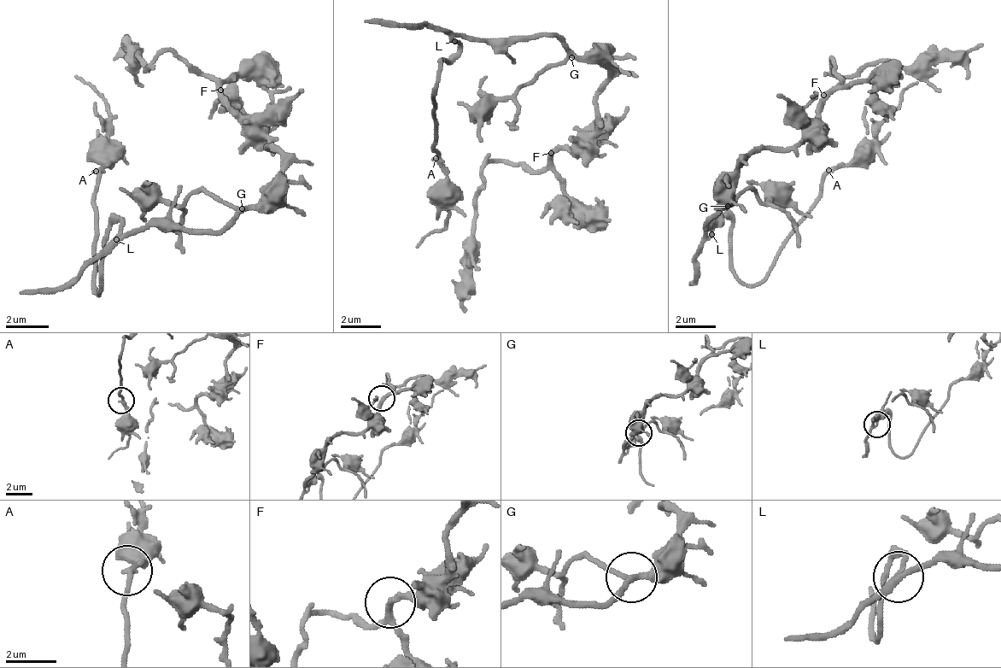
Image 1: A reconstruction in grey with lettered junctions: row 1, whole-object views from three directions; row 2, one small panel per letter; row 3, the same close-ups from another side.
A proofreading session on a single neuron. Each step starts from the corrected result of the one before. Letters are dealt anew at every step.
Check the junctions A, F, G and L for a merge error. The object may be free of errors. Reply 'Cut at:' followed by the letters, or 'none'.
Cut at: none

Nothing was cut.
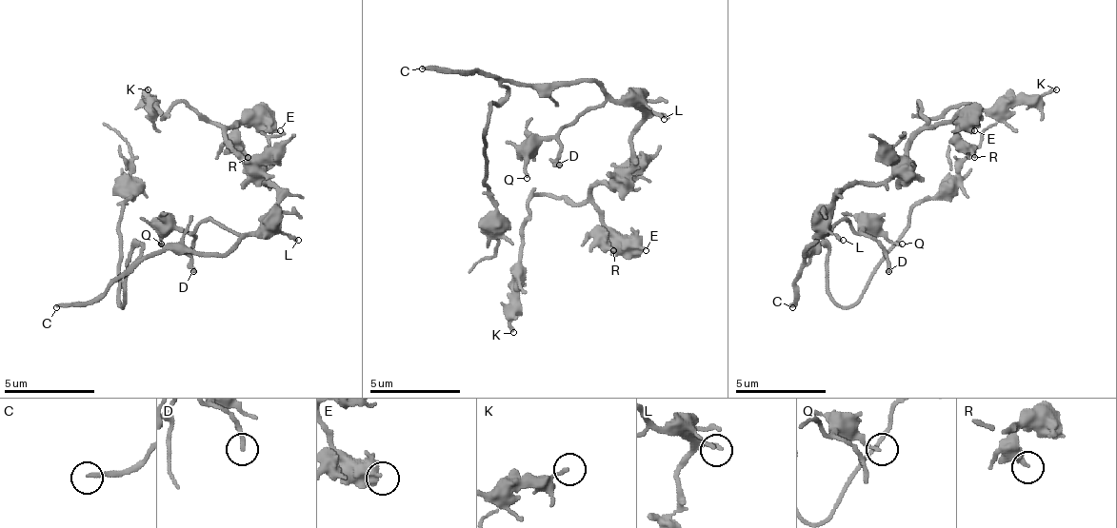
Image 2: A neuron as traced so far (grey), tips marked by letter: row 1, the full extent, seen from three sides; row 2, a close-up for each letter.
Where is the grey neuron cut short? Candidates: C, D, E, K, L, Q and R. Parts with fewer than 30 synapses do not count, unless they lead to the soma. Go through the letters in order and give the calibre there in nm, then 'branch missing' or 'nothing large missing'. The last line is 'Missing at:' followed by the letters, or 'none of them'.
C: 200 nm | branch missing
D: 200 nm | nothing large missing
E: 360 nm | nothing large missing
K: 160 nm | nothing large missing
L: 160 nm | nothing large missing
Q: 140 nm | nothing large missing
R: 340 nm | nothing large missing
Missing at: C

